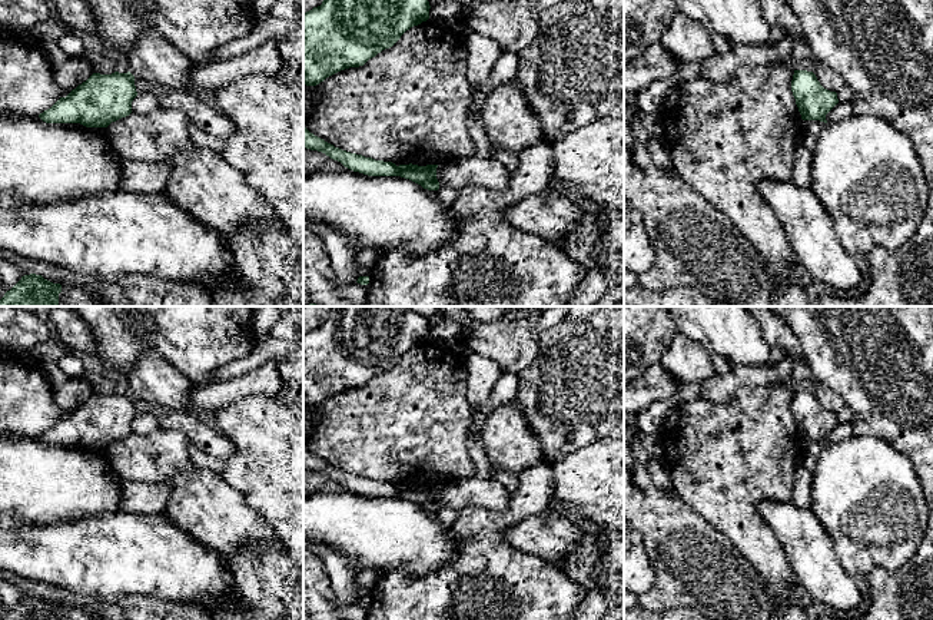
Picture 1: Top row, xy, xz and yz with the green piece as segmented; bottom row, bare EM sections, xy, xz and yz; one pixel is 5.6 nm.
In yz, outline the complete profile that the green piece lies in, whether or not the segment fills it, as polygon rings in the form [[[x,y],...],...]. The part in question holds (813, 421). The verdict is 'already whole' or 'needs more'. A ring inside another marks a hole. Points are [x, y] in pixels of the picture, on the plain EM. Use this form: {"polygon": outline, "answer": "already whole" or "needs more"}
{"polygon": [[[794,391],[791,412],[803,441],[827,444],[826,435],[839,424],[837,414],[824,410],[807,391]]], "answer": "already whole"}

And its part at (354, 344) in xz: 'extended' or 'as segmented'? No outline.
as segmented

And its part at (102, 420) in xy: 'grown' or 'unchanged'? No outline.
unchanged

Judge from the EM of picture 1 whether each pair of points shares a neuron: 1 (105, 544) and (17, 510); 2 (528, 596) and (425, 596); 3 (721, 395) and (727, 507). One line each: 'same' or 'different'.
1: different
2: same
3: different

